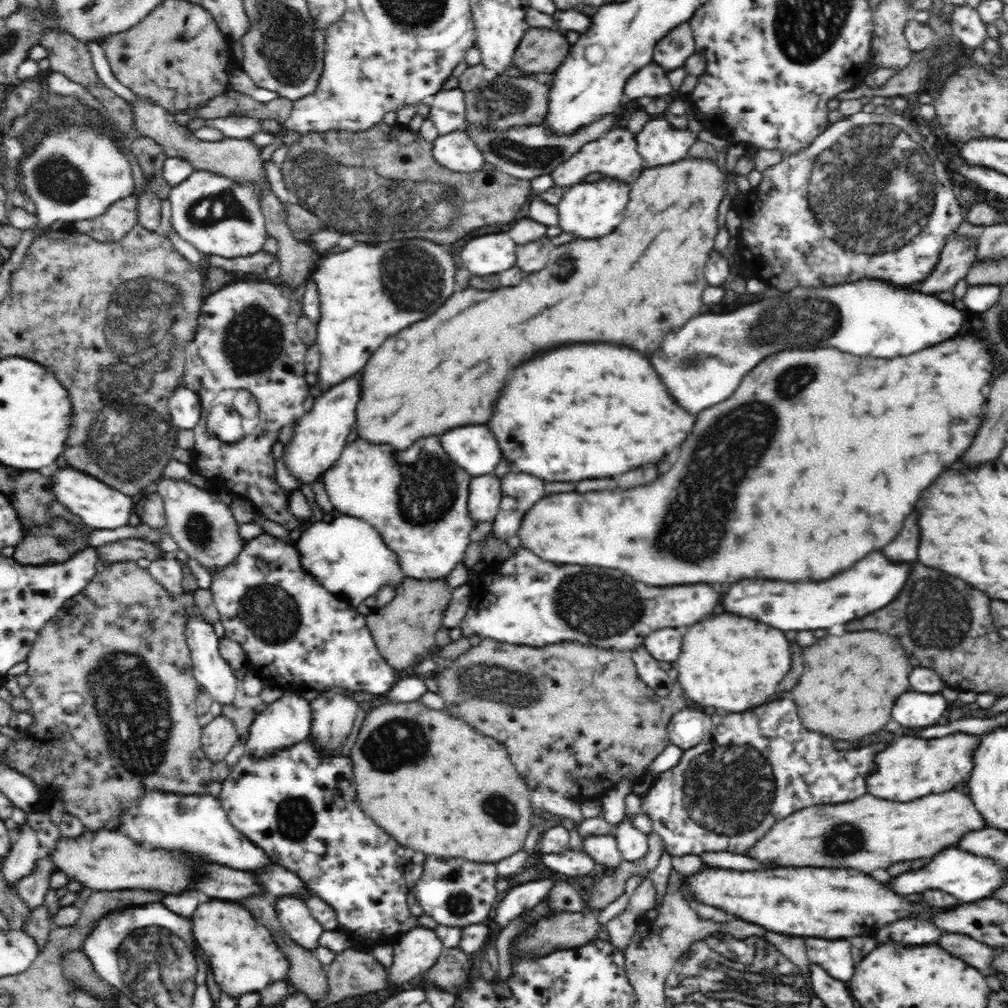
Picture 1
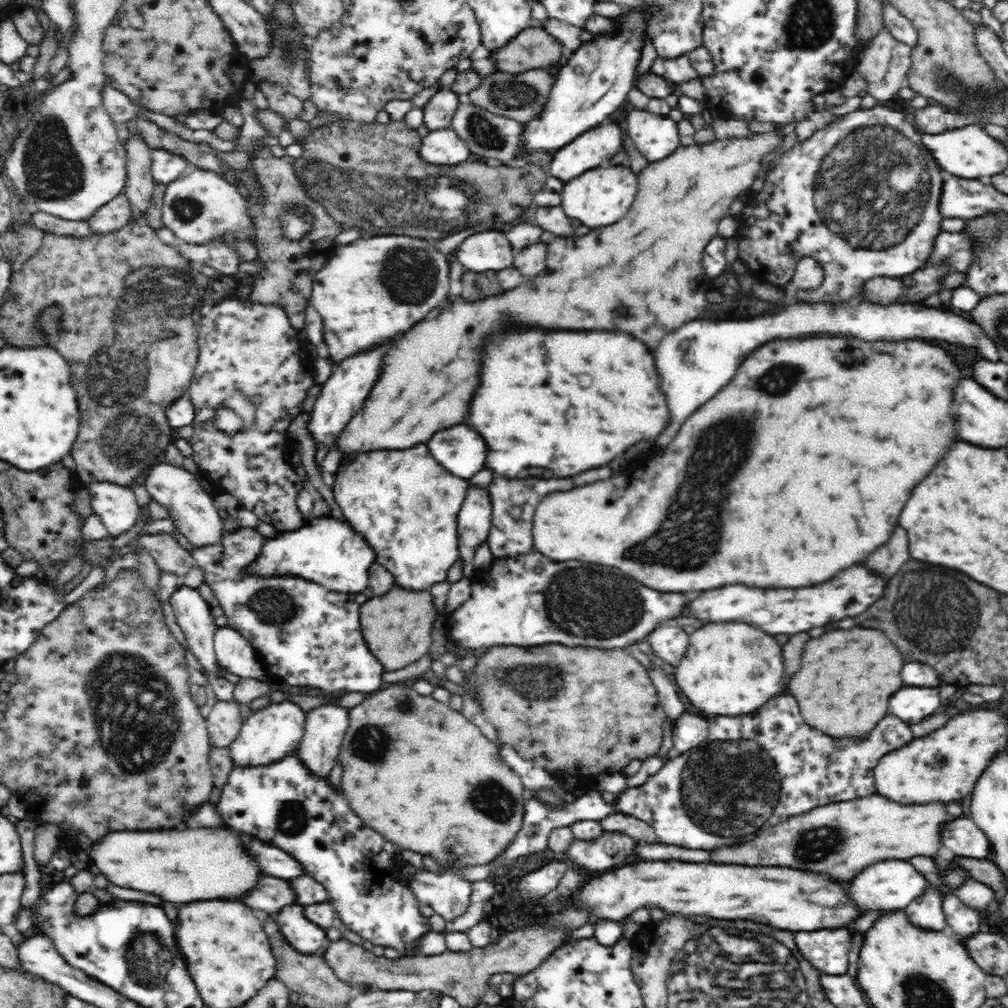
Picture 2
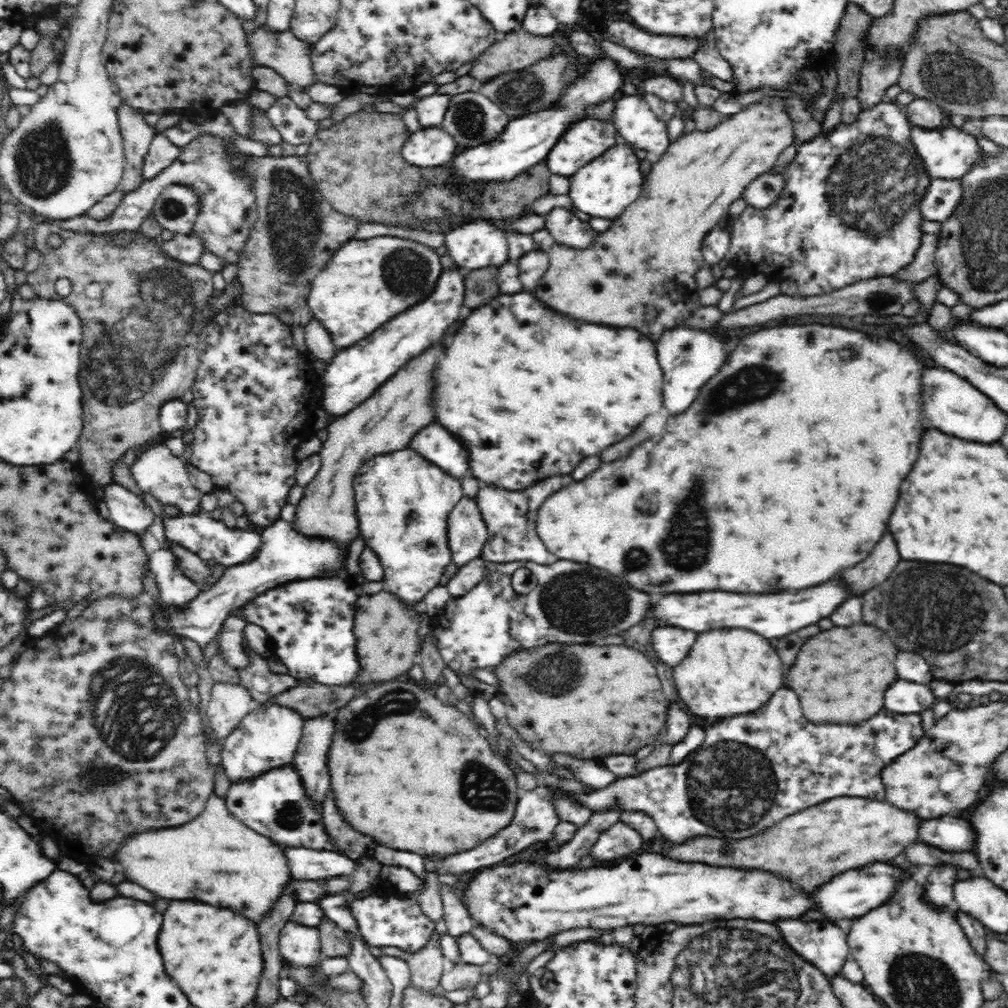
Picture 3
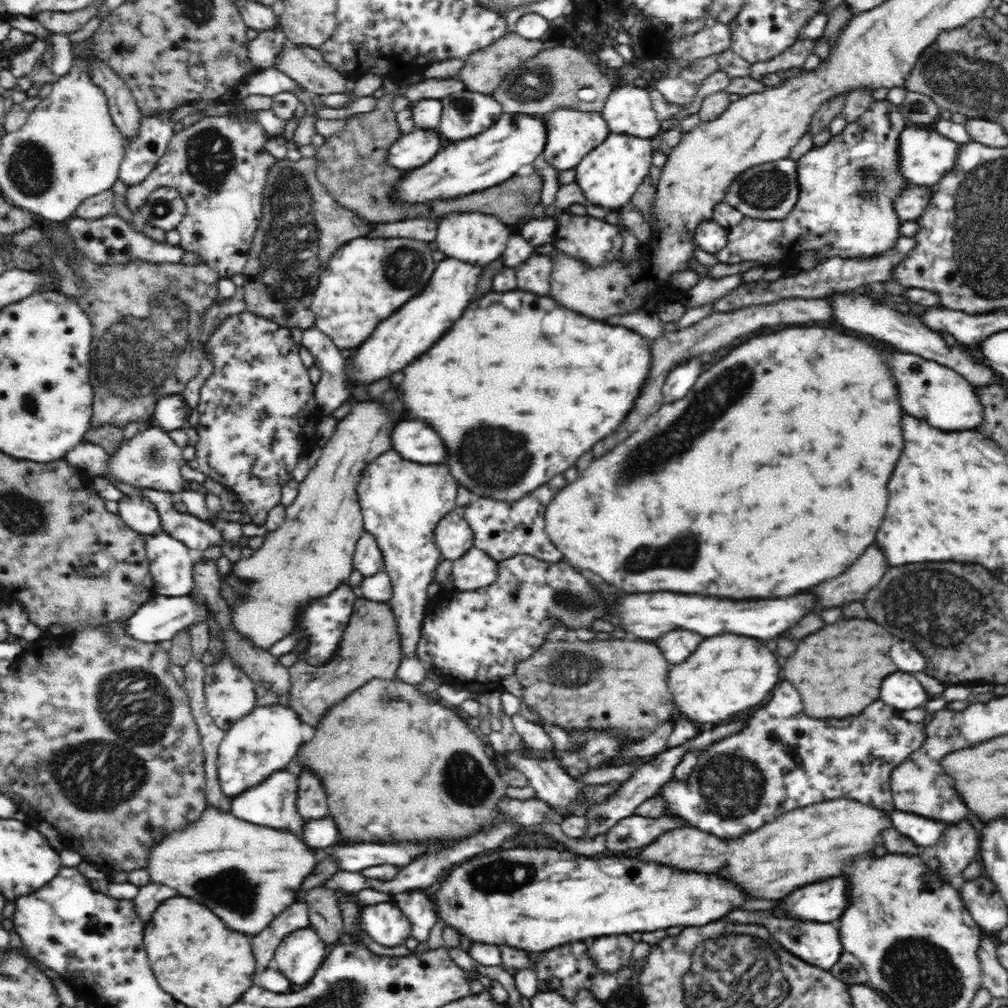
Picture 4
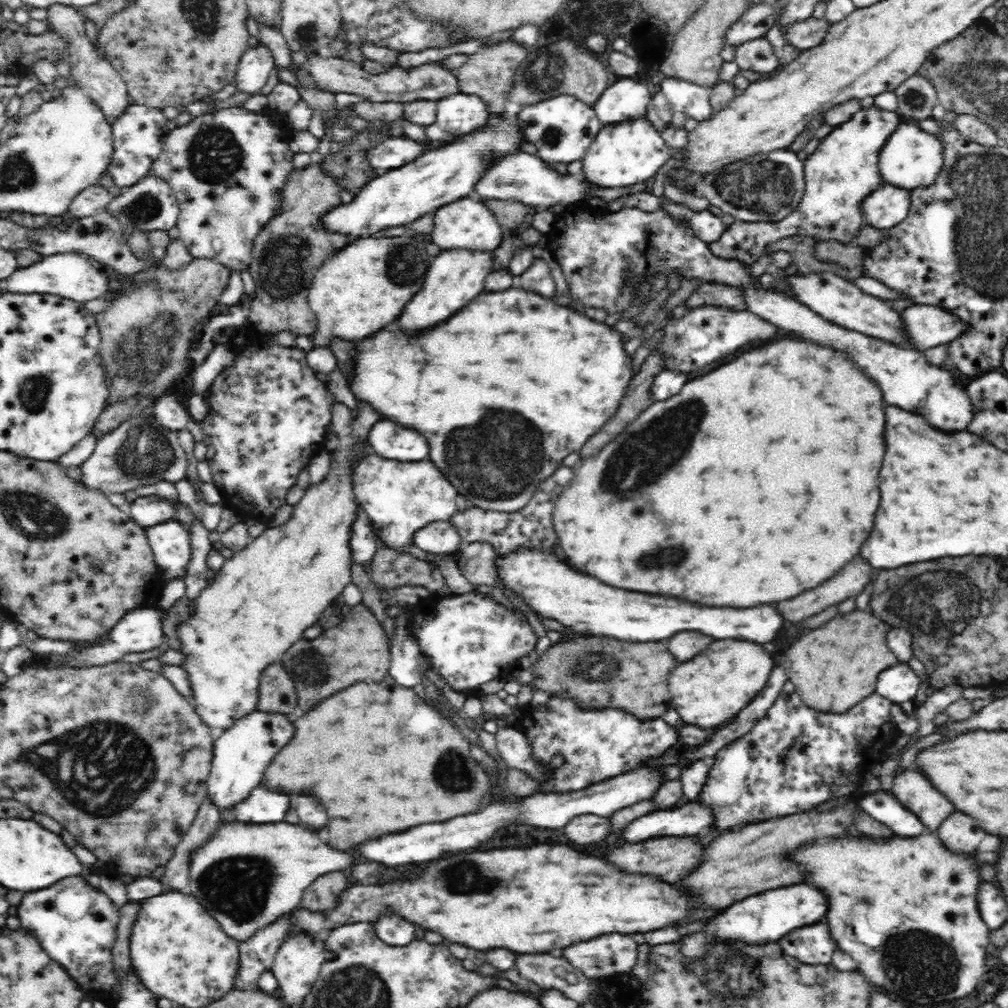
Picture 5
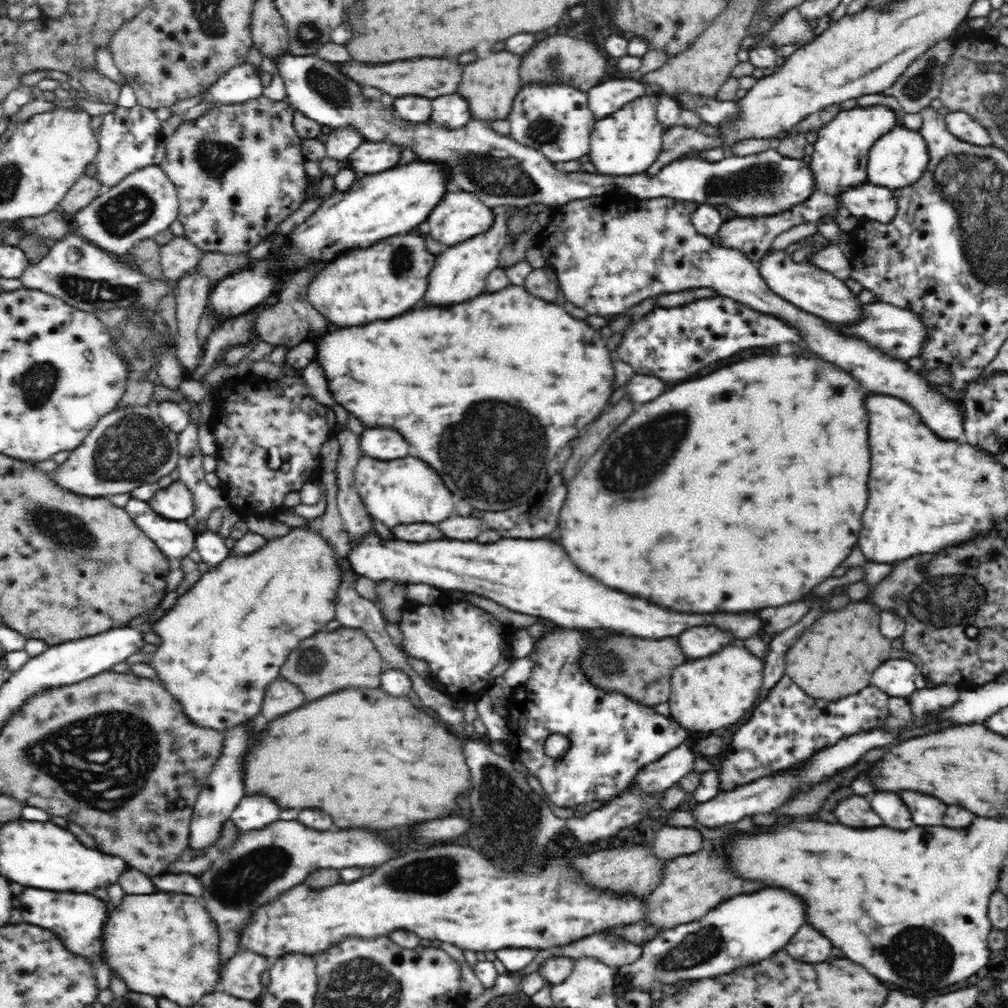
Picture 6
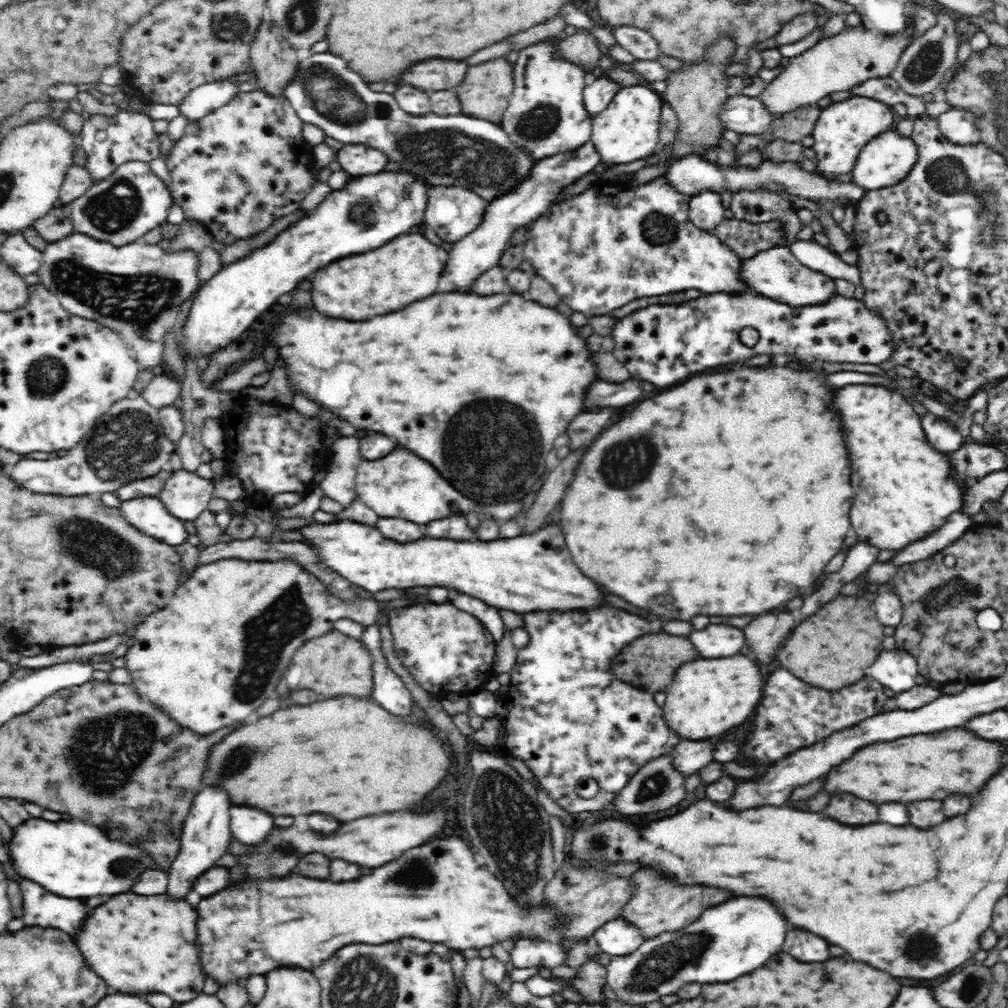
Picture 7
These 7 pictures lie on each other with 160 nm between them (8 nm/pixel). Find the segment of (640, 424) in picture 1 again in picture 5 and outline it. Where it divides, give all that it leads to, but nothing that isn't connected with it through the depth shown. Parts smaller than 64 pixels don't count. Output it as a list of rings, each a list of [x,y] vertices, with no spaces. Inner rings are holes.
[[[516,287],[504,290],[504,292],[486,292],[486,294],[476,296],[466,308],[462,308],[450,320],[446,320],[444,324],[440,324],[424,334],[406,338],[400,330],[394,330],[394,332],[380,330],[372,338],[374,338],[372,348],[366,352],[358,352],[358,356],[356,356],[354,382],[352,382],[354,396],[358,400],[364,400],[370,406],[374,406],[380,414],[384,414],[384,418],[396,420],[396,422],[416,428],[420,434],[424,434],[426,440],[430,442],[430,460],[458,488],[458,492],[462,496],[466,496],[466,500],[470,500],[469,505],[478,506],[484,510],[514,512],[524,508],[536,492],[537,486],[550,478],[562,466],[564,458],[572,452],[579,451],[584,442],[594,436],[602,425],[616,414],[622,394],[626,392],[630,380],[636,374],[632,366],[632,356],[629,356],[624,350],[627,340],[624,339],[622,333],[606,323],[600,323],[587,317],[570,306],[558,306],[548,298],[542,298],[538,294],[532,294],[532,292],[526,292],[526,290]]]

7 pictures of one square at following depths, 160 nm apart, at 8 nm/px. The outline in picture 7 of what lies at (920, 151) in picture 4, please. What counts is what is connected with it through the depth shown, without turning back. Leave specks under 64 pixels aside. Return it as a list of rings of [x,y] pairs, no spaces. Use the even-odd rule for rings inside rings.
[[[892,129],[880,134],[862,148],[850,180],[866,191],[896,186],[912,170],[913,166],[916,166],[918,158],[920,158],[920,155],[918,155],[916,143],[912,141],[912,138],[904,137]]]

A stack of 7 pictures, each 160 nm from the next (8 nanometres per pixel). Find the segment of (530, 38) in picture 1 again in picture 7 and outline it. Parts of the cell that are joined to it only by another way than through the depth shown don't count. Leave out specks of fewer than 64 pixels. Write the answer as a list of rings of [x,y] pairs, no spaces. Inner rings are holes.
[[[506,55],[472,66],[472,70],[468,70],[468,78],[464,78],[464,82],[456,88],[462,114],[500,124],[505,108],[509,105],[513,86],[513,65]]]

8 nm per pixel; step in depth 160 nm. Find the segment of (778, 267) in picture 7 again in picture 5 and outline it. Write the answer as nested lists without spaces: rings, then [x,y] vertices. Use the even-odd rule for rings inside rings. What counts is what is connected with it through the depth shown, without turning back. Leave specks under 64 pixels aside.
[[[832,272],[795,273],[790,276],[783,276],[783,278],[787,280],[787,284],[791,284],[799,302],[802,302],[810,310],[818,312],[822,318],[830,320],[831,323],[869,337],[880,338],[887,343],[894,342],[898,346],[908,346],[908,338],[907,334],[904,333],[900,312],[892,309],[886,300],[864,292],[854,283],[834,275]]]

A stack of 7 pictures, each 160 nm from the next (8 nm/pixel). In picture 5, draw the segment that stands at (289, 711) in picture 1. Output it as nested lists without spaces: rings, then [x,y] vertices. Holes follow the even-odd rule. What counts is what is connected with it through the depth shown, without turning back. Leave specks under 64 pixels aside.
[[[254,711],[240,718],[234,726],[220,731],[212,750],[211,771],[206,779],[207,796],[217,808],[230,808],[242,802],[260,786],[260,774],[269,765],[268,758],[288,742],[292,722],[281,712]]]

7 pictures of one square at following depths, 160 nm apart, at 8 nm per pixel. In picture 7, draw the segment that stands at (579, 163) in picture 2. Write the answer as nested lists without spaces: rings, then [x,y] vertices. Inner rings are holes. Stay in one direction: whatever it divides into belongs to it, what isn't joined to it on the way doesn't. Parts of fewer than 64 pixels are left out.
[[[556,38],[532,44],[519,50],[516,62],[513,64],[513,91],[509,98],[509,105],[505,108],[500,126],[504,133],[526,155],[540,161],[552,158],[552,155],[566,154],[568,151],[578,150],[580,145],[591,141],[593,115],[585,109],[583,101],[584,76],[587,70],[580,65],[560,58],[556,53]]]

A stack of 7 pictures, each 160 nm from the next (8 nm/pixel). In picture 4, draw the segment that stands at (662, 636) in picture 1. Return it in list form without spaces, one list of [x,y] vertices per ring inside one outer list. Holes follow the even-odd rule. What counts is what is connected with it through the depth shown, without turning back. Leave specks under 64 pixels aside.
[[[676,630],[672,634],[664,634],[664,638],[660,638],[658,642],[660,642],[660,650],[668,658],[668,662],[680,664],[696,650],[696,646],[702,642],[702,636],[694,634],[690,630]]]

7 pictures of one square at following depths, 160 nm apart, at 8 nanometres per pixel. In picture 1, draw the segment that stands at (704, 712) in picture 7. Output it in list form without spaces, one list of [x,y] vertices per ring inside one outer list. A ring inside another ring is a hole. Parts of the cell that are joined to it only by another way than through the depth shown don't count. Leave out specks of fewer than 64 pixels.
[[[720,614],[694,624],[682,640],[682,652],[672,664],[673,674],[690,700],[702,706],[722,708],[726,712],[741,713],[764,704],[776,690],[780,680],[788,674],[792,664],[790,644],[780,630],[764,626],[762,622],[748,622],[748,618],[732,618],[732,614]]]

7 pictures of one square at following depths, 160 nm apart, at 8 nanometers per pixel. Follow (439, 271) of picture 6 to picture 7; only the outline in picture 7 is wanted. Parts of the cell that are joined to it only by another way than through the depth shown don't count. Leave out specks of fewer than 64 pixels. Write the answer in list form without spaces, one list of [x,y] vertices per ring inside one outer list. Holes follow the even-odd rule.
[[[591,141],[580,145],[578,150],[568,151],[566,154],[552,155],[552,158],[544,158],[531,168],[531,173],[521,180],[514,190],[505,195],[492,199],[487,204],[483,219],[470,234],[456,241],[446,260],[446,281],[452,282],[456,290],[466,290],[480,274],[498,266],[503,252],[508,248],[510,236],[516,228],[528,226],[538,216],[548,211],[550,202],[556,198],[556,194],[566,188],[568,184],[576,182],[580,176],[592,172],[601,163],[601,156],[597,153],[595,144]]]

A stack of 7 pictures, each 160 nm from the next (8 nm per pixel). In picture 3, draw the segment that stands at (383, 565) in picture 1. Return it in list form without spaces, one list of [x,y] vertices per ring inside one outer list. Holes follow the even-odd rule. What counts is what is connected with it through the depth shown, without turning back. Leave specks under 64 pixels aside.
[[[280,519],[264,528],[261,533],[261,545],[254,558],[226,568],[218,582],[206,590],[202,589],[188,607],[184,607],[184,610],[179,612],[167,608],[170,615],[168,622],[159,614],[157,606],[152,608],[160,629],[170,634],[186,636],[204,648],[216,639],[217,632],[221,630],[231,610],[244,607],[258,594],[271,592],[278,585],[312,579],[312,570],[320,570],[320,566],[328,566],[328,562],[336,562],[336,554],[332,554],[332,546],[320,546],[320,542],[308,542],[308,536],[293,530],[292,524]]]

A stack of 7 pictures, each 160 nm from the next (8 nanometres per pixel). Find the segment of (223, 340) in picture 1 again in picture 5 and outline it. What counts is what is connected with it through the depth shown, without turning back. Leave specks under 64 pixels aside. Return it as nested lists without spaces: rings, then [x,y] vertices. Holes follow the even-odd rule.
[[[253,328],[250,332],[245,333],[244,336],[245,342],[243,344],[230,347],[230,351],[234,353],[234,364],[232,366],[226,366],[213,380],[213,383],[208,389],[209,396],[207,400],[209,411],[198,423],[204,433],[203,443],[206,445],[205,461],[208,463],[213,474],[213,483],[219,490],[222,490],[226,494],[226,500],[228,500],[229,504],[244,506],[244,502],[248,502],[248,507],[246,508],[247,514],[252,512],[270,518],[279,506],[286,504],[288,490],[296,485],[296,478],[298,478],[300,470],[307,468],[308,464],[310,464],[310,459],[323,454],[323,440],[324,436],[326,436],[326,426],[331,424],[331,410],[335,404],[335,397],[324,387],[323,381],[314,377],[315,370],[310,368],[306,360],[306,353],[303,350],[299,348],[286,348],[278,343],[276,334],[258,333]]]

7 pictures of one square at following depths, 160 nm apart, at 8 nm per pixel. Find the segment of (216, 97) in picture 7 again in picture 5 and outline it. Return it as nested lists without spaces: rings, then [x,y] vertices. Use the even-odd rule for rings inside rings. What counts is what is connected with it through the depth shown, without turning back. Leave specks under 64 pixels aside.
[[[263,43],[249,47],[239,60],[234,83],[239,92],[256,94],[268,82],[270,71],[274,68],[271,50]]]

